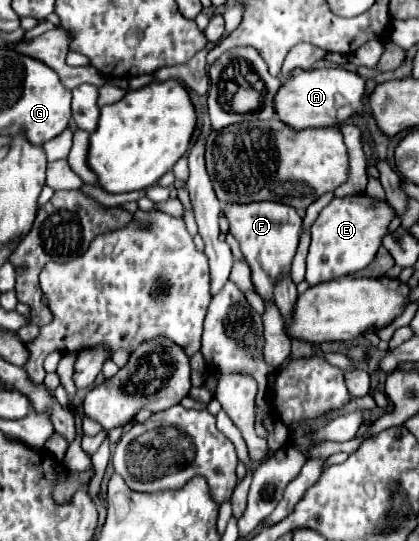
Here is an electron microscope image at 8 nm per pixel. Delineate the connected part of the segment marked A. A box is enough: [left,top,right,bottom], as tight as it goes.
[276,68,366,130]

